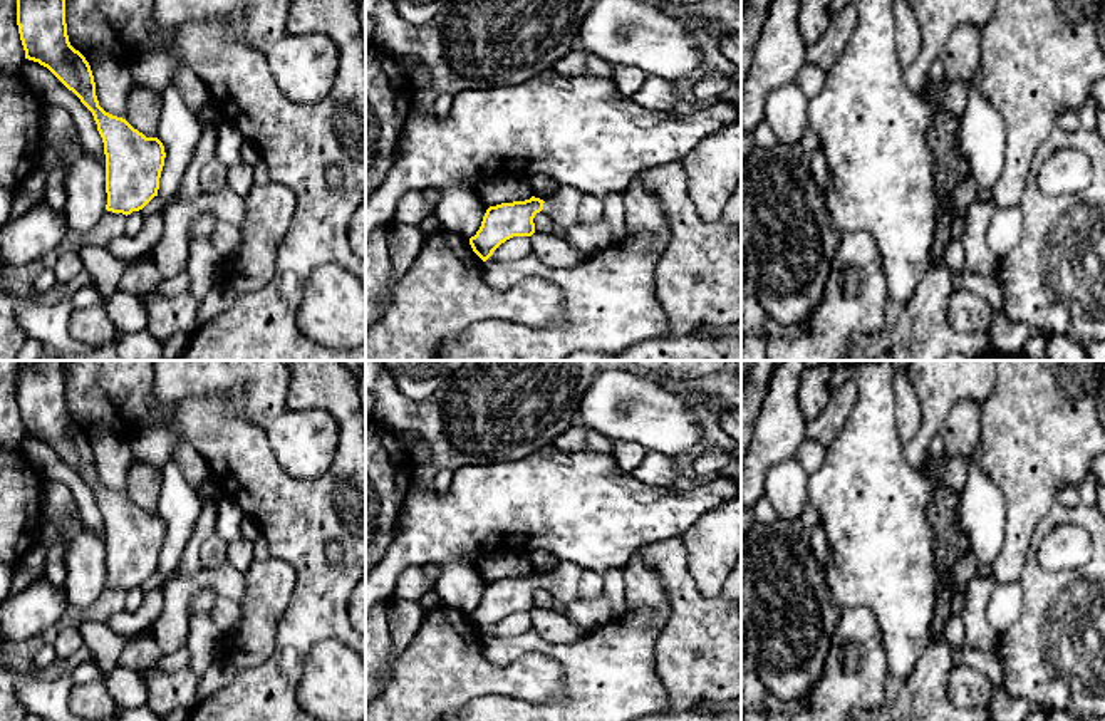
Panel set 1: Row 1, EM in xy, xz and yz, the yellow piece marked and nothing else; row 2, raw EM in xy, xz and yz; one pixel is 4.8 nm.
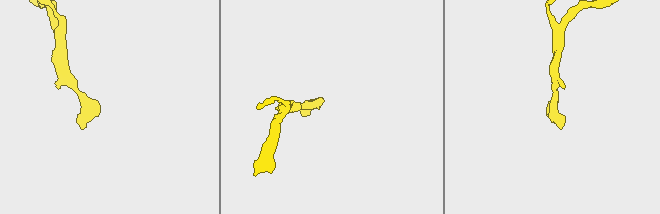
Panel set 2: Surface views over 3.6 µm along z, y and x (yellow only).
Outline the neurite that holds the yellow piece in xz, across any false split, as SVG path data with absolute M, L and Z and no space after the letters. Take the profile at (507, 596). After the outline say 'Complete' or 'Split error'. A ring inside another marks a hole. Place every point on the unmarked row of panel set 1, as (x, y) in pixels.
M560 562L548 575L532 572L525 577L501 578L490 582L483 592L481 602L469 614L473 627L486 637L493 627L513 612L532 612L535 609L533 594L537 589L547 589L557 602L568 604L577 599L577 587L582 568Z. Split error

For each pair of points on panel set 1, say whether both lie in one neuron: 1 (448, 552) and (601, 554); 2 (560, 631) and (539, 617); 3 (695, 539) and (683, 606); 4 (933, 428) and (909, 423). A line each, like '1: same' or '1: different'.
1: same
2: same
3: different
4: different

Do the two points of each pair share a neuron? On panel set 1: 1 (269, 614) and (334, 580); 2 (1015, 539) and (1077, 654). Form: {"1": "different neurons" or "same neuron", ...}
{"1": "different neurons", "2": "different neurons"}

